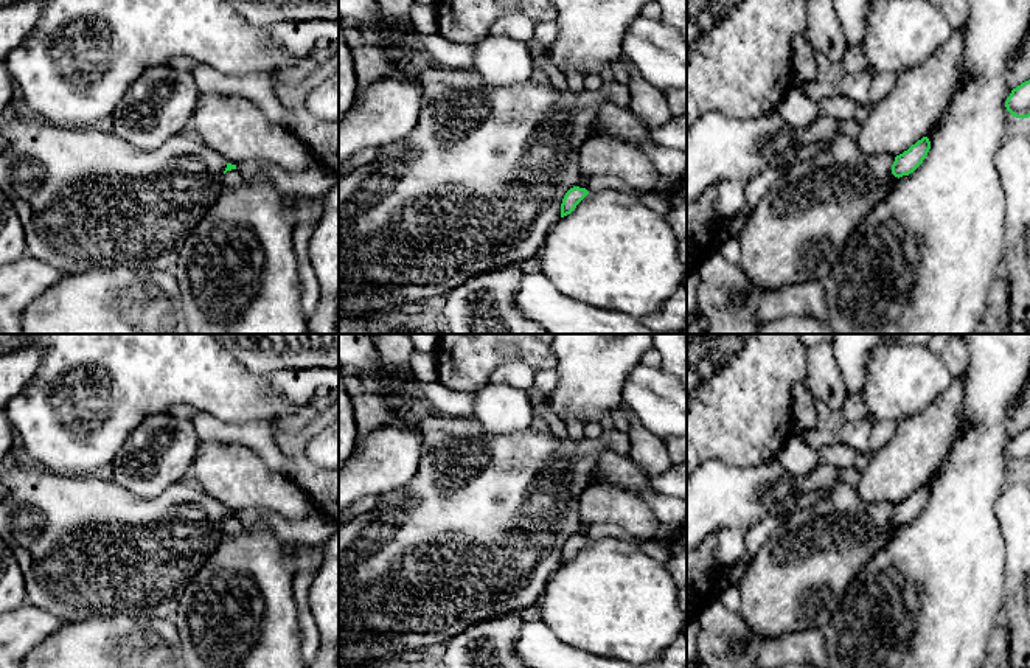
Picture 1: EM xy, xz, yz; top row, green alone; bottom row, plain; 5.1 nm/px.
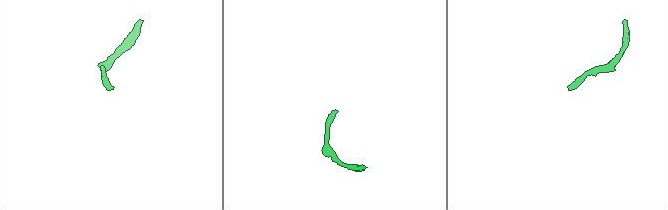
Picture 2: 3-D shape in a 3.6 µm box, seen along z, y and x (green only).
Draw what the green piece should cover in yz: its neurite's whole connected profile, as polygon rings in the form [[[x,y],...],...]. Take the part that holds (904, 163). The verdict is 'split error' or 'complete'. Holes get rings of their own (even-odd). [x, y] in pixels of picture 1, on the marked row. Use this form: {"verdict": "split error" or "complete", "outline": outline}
{"verdict": "complete", "outline": [[[923,137],[907,151],[895,157],[895,162],[892,165],[892,174],[898,179],[903,176],[909,176],[923,163],[929,149],[931,149],[931,141],[927,137]]]}

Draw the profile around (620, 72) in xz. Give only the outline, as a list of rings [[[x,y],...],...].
[[[621,56],[612,62],[611,71],[612,71],[612,79],[614,81],[617,81],[620,84],[628,84],[629,68],[628,68],[628,64],[623,61]]]

